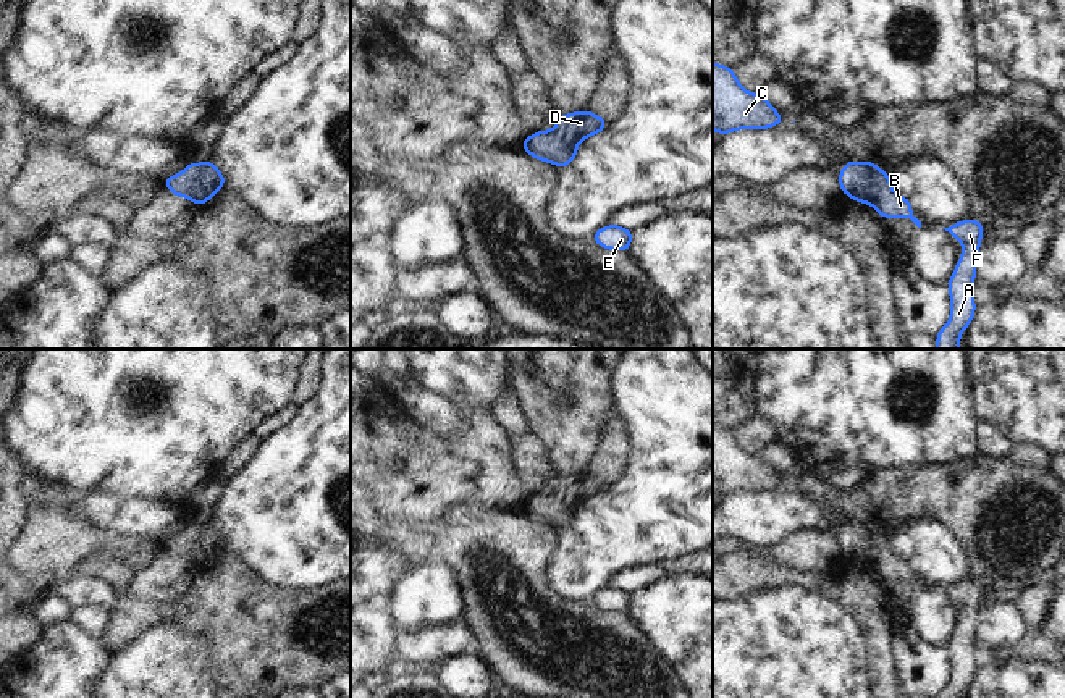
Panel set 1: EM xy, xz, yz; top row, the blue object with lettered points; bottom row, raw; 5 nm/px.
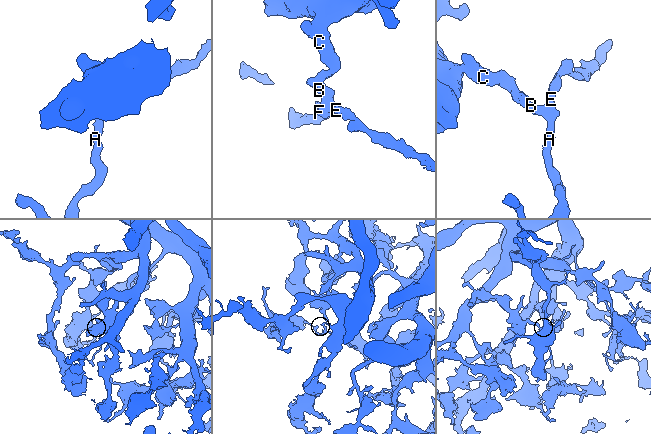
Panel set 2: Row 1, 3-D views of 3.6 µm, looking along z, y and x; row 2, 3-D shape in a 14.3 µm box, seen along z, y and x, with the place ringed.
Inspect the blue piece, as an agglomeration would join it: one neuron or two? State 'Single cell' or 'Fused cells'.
Fused cells.

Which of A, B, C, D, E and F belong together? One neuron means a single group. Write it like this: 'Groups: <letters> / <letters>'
Groups: A B E F / C D.

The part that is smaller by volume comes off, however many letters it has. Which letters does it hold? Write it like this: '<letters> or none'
A, B, E, F

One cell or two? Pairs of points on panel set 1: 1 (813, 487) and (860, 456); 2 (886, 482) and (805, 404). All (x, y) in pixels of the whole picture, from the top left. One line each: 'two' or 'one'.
1: two
2: two

